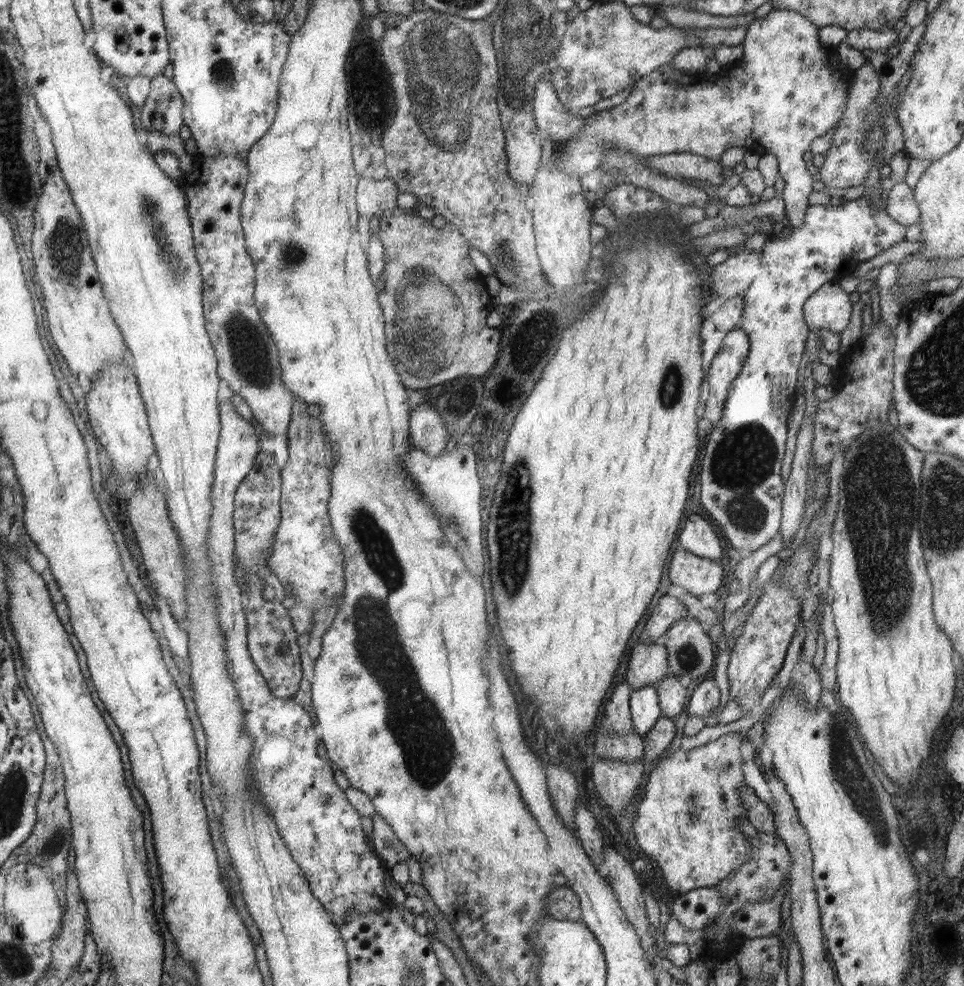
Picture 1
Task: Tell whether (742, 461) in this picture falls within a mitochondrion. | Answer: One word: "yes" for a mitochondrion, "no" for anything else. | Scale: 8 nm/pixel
yes

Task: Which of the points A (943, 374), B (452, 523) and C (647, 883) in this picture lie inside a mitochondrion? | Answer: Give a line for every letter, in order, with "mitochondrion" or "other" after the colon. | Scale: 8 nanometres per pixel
A: mitochondrion
B: mitochondrion
C: other

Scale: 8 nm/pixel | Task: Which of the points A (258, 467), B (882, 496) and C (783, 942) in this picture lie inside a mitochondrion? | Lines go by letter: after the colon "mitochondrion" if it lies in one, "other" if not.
A: other
B: mitochondrion
C: other

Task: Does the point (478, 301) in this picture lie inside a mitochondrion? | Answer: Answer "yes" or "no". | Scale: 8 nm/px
no

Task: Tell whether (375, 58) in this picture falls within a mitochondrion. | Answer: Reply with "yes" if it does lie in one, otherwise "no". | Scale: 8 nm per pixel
yes

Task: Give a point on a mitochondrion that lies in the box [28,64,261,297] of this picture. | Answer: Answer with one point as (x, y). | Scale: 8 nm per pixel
(70, 258)

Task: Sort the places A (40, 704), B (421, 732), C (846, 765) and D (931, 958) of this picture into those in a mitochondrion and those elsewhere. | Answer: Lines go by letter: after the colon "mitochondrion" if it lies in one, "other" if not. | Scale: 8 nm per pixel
A: other
B: mitochondrion
C: mitochondrion
D: other

